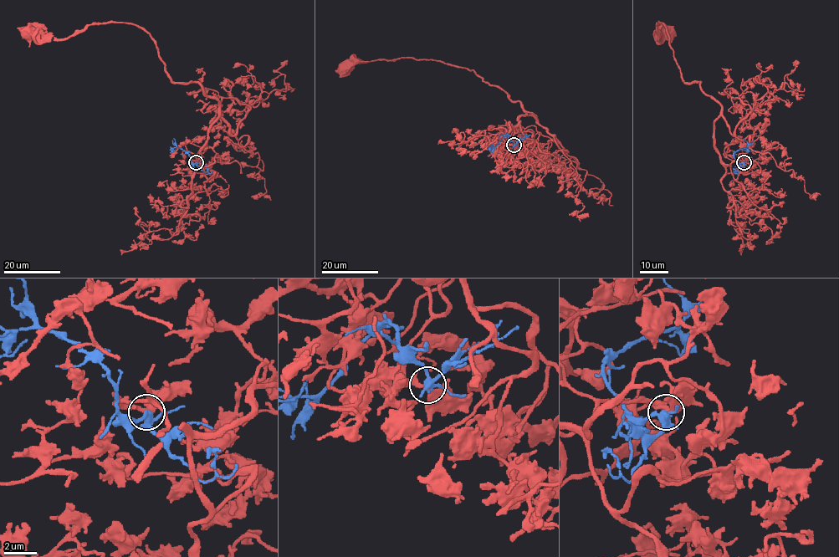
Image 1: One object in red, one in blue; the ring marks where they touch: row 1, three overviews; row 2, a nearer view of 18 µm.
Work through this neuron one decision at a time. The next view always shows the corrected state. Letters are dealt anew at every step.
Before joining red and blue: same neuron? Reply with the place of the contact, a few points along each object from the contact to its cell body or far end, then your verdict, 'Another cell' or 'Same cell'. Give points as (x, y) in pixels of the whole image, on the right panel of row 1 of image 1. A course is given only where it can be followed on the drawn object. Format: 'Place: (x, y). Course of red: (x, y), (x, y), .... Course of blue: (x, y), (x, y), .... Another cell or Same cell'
Place: (744, 162). Course of red: (744, 161), (721, 160), (714, 145), (721, 106), (700, 82), (683, 80), (658, 22), (658, 38), (667, 33). Course of blue: (744, 162), (739, 163), (734, 155), (747, 145), (743, 138). Another cell

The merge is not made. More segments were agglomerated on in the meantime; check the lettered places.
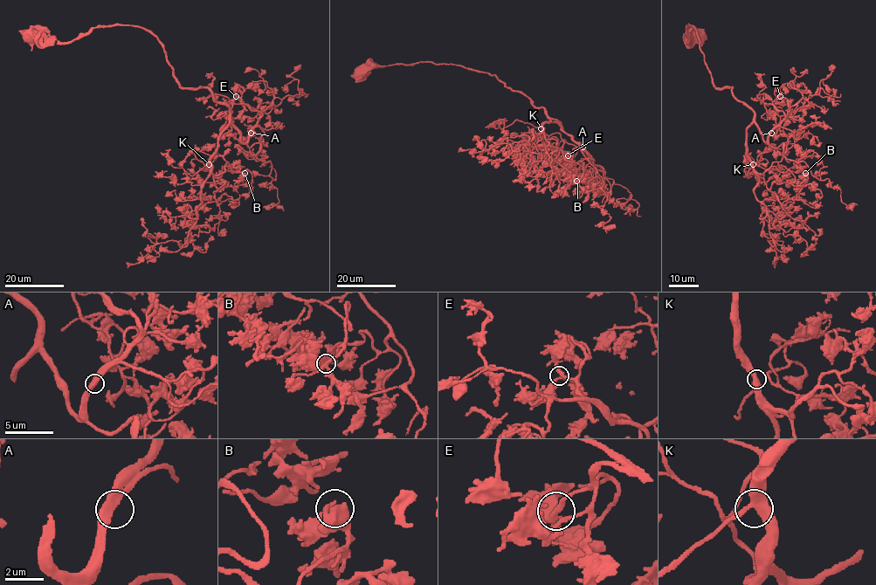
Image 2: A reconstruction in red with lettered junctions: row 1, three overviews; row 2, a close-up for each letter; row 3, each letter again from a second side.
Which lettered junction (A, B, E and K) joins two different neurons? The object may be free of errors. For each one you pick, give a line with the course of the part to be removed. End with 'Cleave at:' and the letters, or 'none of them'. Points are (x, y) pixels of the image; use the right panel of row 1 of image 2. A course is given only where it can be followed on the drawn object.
Cleave at: none of them

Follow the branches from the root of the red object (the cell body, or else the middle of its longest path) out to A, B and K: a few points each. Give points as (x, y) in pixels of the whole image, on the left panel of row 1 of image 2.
A: (29, 36), (72, 43), (105, 25), (147, 29), (181, 86), (206, 87), (229, 108), (244, 142), (251, 132)
B: (29, 36), (148, 30), (181, 86), (229, 108), (212, 173), (247, 169), (251, 186), (244, 173)
K: (29, 36), (72, 43), (105, 25), (148, 30), (181, 86), (206, 87), (229, 108), (229, 125), (209, 164)

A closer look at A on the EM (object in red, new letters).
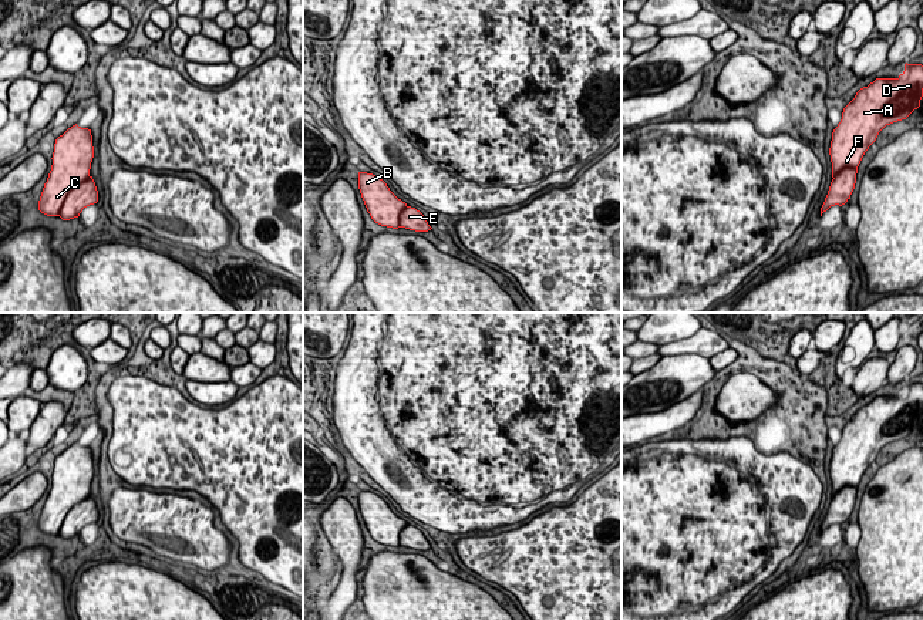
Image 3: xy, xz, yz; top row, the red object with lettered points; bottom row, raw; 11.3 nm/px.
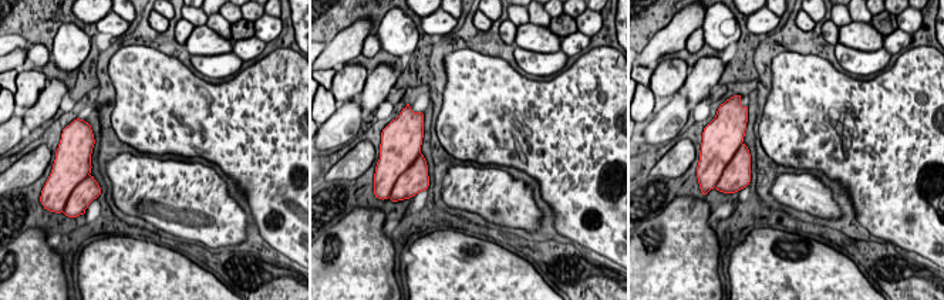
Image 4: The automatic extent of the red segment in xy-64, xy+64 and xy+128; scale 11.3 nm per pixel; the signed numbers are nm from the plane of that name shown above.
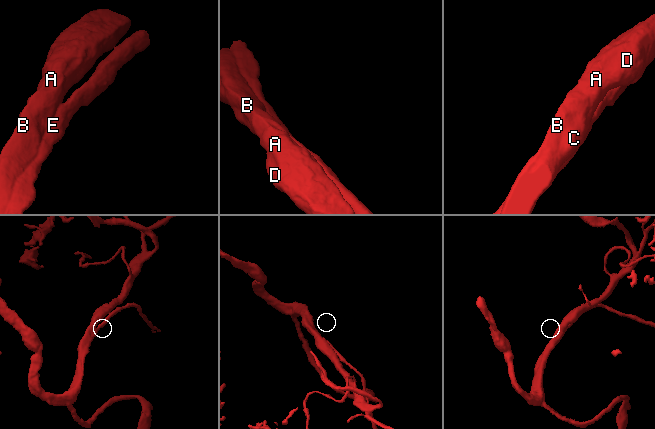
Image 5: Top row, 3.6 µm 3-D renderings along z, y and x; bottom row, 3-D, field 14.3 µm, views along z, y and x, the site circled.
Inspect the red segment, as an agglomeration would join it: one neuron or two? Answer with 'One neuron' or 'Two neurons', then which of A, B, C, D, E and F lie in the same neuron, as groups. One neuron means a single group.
One neuron. Groups: A B C D E F

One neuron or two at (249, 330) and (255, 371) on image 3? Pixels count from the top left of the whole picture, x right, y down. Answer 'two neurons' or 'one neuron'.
one neuron

